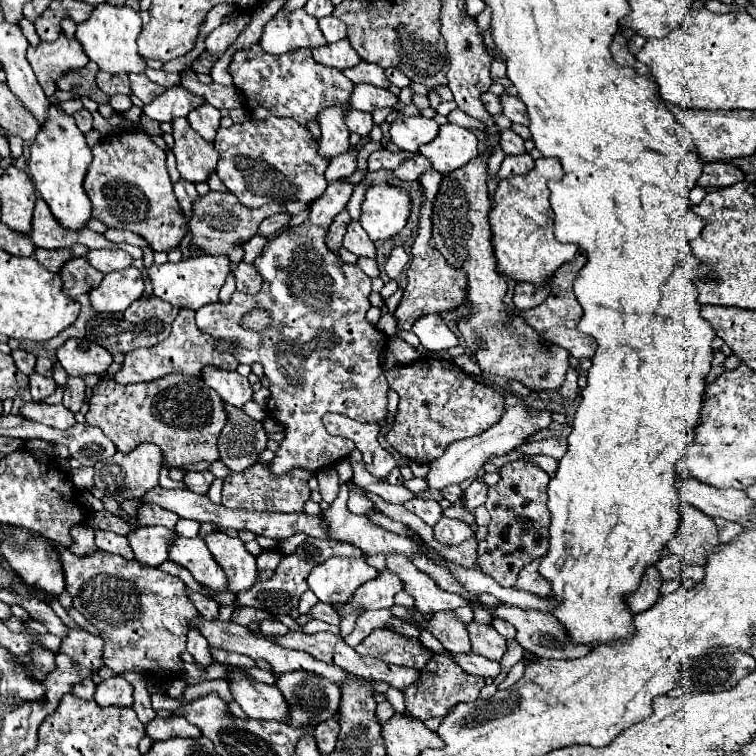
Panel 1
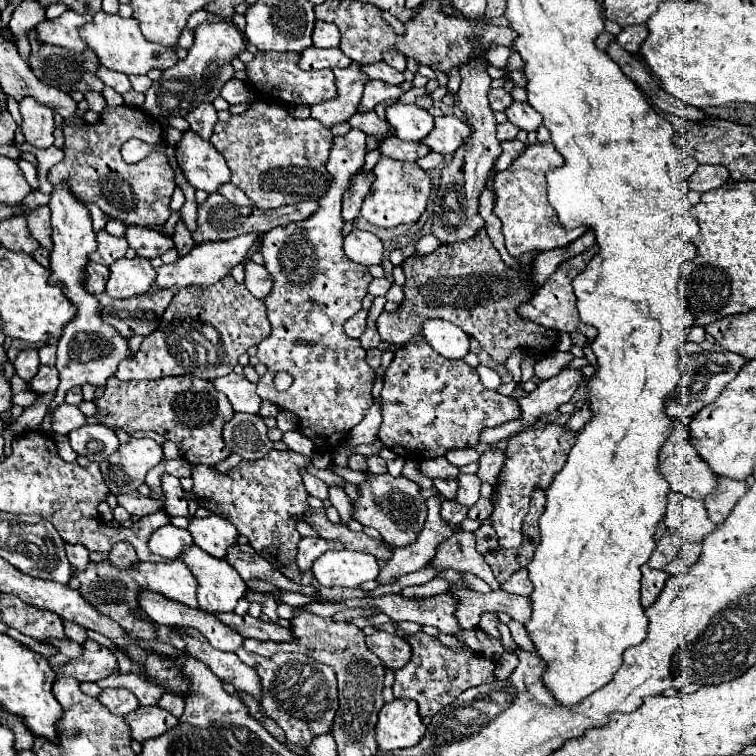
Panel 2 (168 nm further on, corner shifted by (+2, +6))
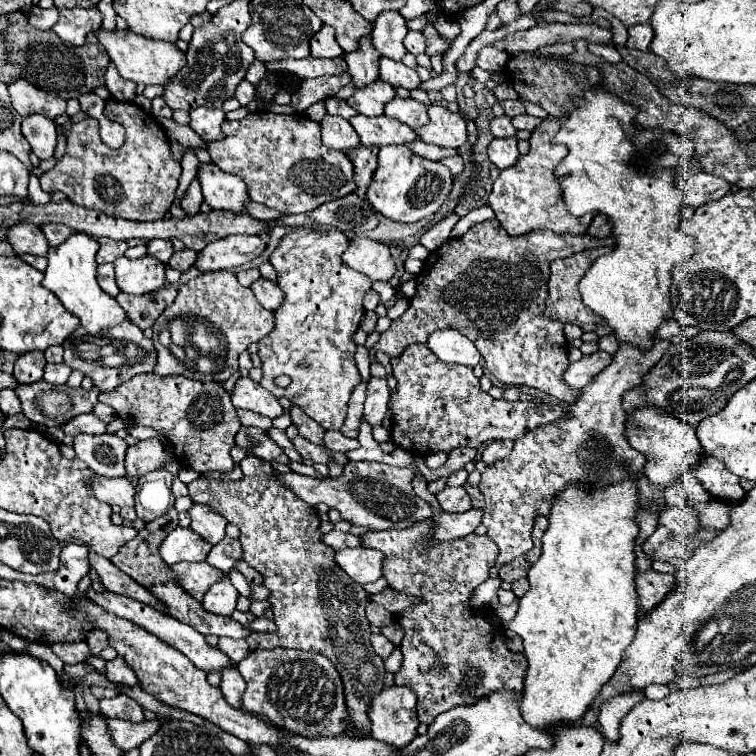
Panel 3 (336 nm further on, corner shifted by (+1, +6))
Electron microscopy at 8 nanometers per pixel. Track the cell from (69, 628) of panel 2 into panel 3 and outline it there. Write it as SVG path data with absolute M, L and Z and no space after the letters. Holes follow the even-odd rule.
M93 629L93 631L89 631L89 635L87 635L85 641L89 643L93 655L99 655L105 647L109 647L109 635L107 635L105 631L101 631L101 629Z

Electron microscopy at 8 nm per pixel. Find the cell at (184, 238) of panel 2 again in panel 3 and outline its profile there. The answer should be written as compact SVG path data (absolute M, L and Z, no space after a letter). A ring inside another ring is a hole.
M183 249L183 251L179 251L179 253L175 253L173 257L171 257L171 261L169 261L169 265L173 267L173 269L177 269L179 273L187 273L191 267L193 267L193 261L197 259L197 253L193 253L193 251L189 251L189 249Z

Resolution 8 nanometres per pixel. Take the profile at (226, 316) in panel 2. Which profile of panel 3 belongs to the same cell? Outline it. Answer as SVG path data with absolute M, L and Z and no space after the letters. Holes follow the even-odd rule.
M203 273L197 279L179 285L177 299L155 321L153 341L157 347L157 367L153 373L223 383L237 373L239 353L247 351L251 343L267 337L273 331L273 325L273 313L257 303L251 289L239 285L235 273ZM171 327L183 327L181 345L173 341Z

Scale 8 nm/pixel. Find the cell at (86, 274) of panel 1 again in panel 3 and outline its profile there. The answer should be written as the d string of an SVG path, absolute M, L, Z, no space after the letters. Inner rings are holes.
M99 265L97 269L99 273L99 285L105 293L109 293L111 297L117 297L119 293L119 287L115 283L115 271L113 271L113 265Z

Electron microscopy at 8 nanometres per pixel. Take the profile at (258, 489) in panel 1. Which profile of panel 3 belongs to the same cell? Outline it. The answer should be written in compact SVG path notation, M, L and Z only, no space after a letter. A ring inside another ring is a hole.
M245 457L245 459L241 461L241 469L243 469L243 479L239 479L239 481L217 481L217 479L199 477L199 479L195 479L193 483L189 483L187 487L189 487L189 497L191 497L195 503L205 503L205 505L209 505L215 513L221 513L229 523L233 523L233 525L239 527L239 531L241 531L239 541L241 541L241 549L243 549L243 561L249 563L253 569L257 569L257 571L263 575L263 585L265 585L265 587L269 589L269 593L271 593L271 595L267 597L267 601L271 603L273 621L275 621L275 625L277 625L277 631L271 633L271 635L269 635L269 633L251 633L251 635L247 637L247 645L249 645L249 649L291 647L291 649L303 649L303 651L311 651L311 653L321 653L321 655L325 655L325 657L337 667L337 671L339 671L339 675L341 675L341 679L343 679L343 685L345 685L345 699L347 699L347 707L349 707L349 721L355 721L355 725L357 725L357 727L355 727L357 731L353 729L349 735L369 735L367 709L369 709L369 703L371 703L373 695L377 695L377 691L381 691L381 687L385 685L385 683L383 683L383 675L385 675L383 659L377 657L377 653L373 651L373 647L371 647L371 643L369 643L371 631L369 631L369 621L367 621L367 617L365 617L365 605L369 603L369 593L367 593L357 581L353 581L351 577L347 577L343 569L337 569L335 549L329 549L329 547L321 541L321 537L323 537L323 533L321 533L321 529L319 529L319 527L321 527L321 519L319 519L315 507L307 505L305 501L301 501L299 497L295 497L289 489L285 489L283 485L279 485L277 481L273 481L273 479L271 479L273 469L271 469L271 465L269 465L267 461L263 461L263 459L259 459L259 457Z

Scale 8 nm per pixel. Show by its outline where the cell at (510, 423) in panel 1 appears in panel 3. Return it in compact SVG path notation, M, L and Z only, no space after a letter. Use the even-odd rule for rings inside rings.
M597 351L597 353L593 353L593 355L581 357L579 361L571 363L563 377L565 377L567 385L571 385L573 389L583 389L583 387L589 385L589 383L593 381L593 377L595 377L597 373L601 373L611 361L613 361L613 355L611 355L611 353Z

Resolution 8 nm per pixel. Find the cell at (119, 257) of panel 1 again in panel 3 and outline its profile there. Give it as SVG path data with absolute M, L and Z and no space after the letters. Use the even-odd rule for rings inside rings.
M101 237L101 239L97 239L97 243L101 245L99 251L97 251L97 263L113 263L117 257L121 257L127 251L125 241L115 241L115 239Z

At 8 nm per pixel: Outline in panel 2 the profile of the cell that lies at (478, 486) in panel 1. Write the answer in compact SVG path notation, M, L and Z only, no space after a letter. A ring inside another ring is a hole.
M488 449L486 453L482 453L480 457L480 469L478 469L478 479L482 483L490 483L496 485L498 483L498 473L504 461L504 453L498 449Z

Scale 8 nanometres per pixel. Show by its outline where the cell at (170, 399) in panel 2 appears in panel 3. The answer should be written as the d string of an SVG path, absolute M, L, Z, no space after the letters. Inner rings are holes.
M137 375L113 393L101 393L101 403L107 403L115 413L131 425L147 425L173 443L177 461L197 473L233 469L229 451L235 447L235 435L241 427L229 393L219 383L201 383L181 375Z

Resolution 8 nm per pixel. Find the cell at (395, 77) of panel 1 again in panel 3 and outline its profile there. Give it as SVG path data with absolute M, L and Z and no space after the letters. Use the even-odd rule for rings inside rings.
M397 11L379 13L371 35L373 35L373 45L381 55L401 61L403 55L407 53L403 47L407 27L405 27L405 19Z

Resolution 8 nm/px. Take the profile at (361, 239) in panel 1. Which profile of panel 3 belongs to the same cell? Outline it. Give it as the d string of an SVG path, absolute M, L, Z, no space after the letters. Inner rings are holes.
M355 237L343 253L343 261L371 281L389 281L395 275L395 261L389 247L369 237Z

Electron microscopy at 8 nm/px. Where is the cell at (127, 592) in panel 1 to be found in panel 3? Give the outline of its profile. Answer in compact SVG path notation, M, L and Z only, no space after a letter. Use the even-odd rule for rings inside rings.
M179 563L179 565L171 565L171 569L175 571L179 583L183 585L183 589L195 597L197 601L203 599L203 595L209 591L209 587L217 581L221 581L221 577L225 577L223 571L219 571L217 567L209 565L209 563Z

